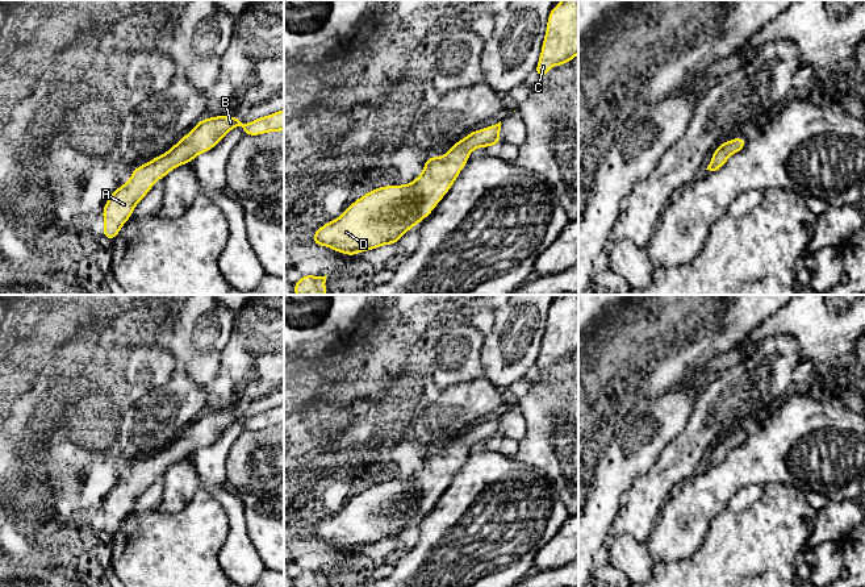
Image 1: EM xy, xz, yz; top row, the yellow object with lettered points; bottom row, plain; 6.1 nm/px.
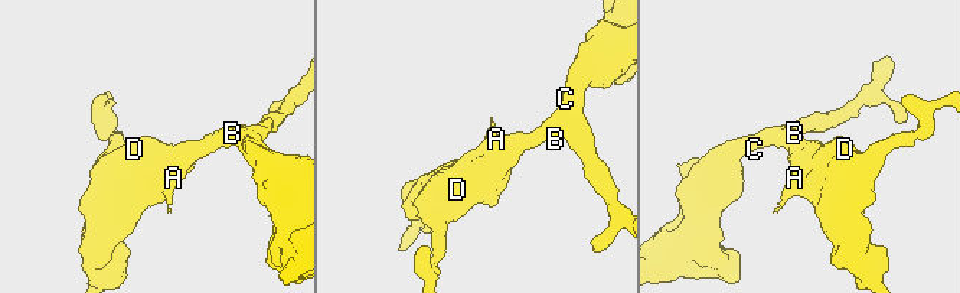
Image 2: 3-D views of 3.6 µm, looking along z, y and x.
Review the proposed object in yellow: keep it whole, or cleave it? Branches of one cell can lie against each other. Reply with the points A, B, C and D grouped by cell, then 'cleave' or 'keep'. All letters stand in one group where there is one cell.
A B C D; keep

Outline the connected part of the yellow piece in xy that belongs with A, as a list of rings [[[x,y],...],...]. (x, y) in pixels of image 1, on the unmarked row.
[[[284,404],[243,419],[239,411],[223,409],[201,413],[197,420],[176,437],[171,445],[133,465],[128,478],[120,480],[105,496],[103,504],[103,532],[113,536],[122,520],[131,512],[135,500],[171,465],[192,457],[199,449],[212,445],[231,424],[243,420],[243,430],[260,430],[284,425]]]

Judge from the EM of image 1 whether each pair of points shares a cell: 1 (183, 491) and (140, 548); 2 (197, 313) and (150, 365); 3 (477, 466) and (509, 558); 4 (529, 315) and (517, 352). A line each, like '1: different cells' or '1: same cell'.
1: different cells
2: different cells
3: same cell
4: same cell

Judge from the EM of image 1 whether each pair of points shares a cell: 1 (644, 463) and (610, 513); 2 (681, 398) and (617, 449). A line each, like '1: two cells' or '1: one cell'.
1: one cell
2: one cell

